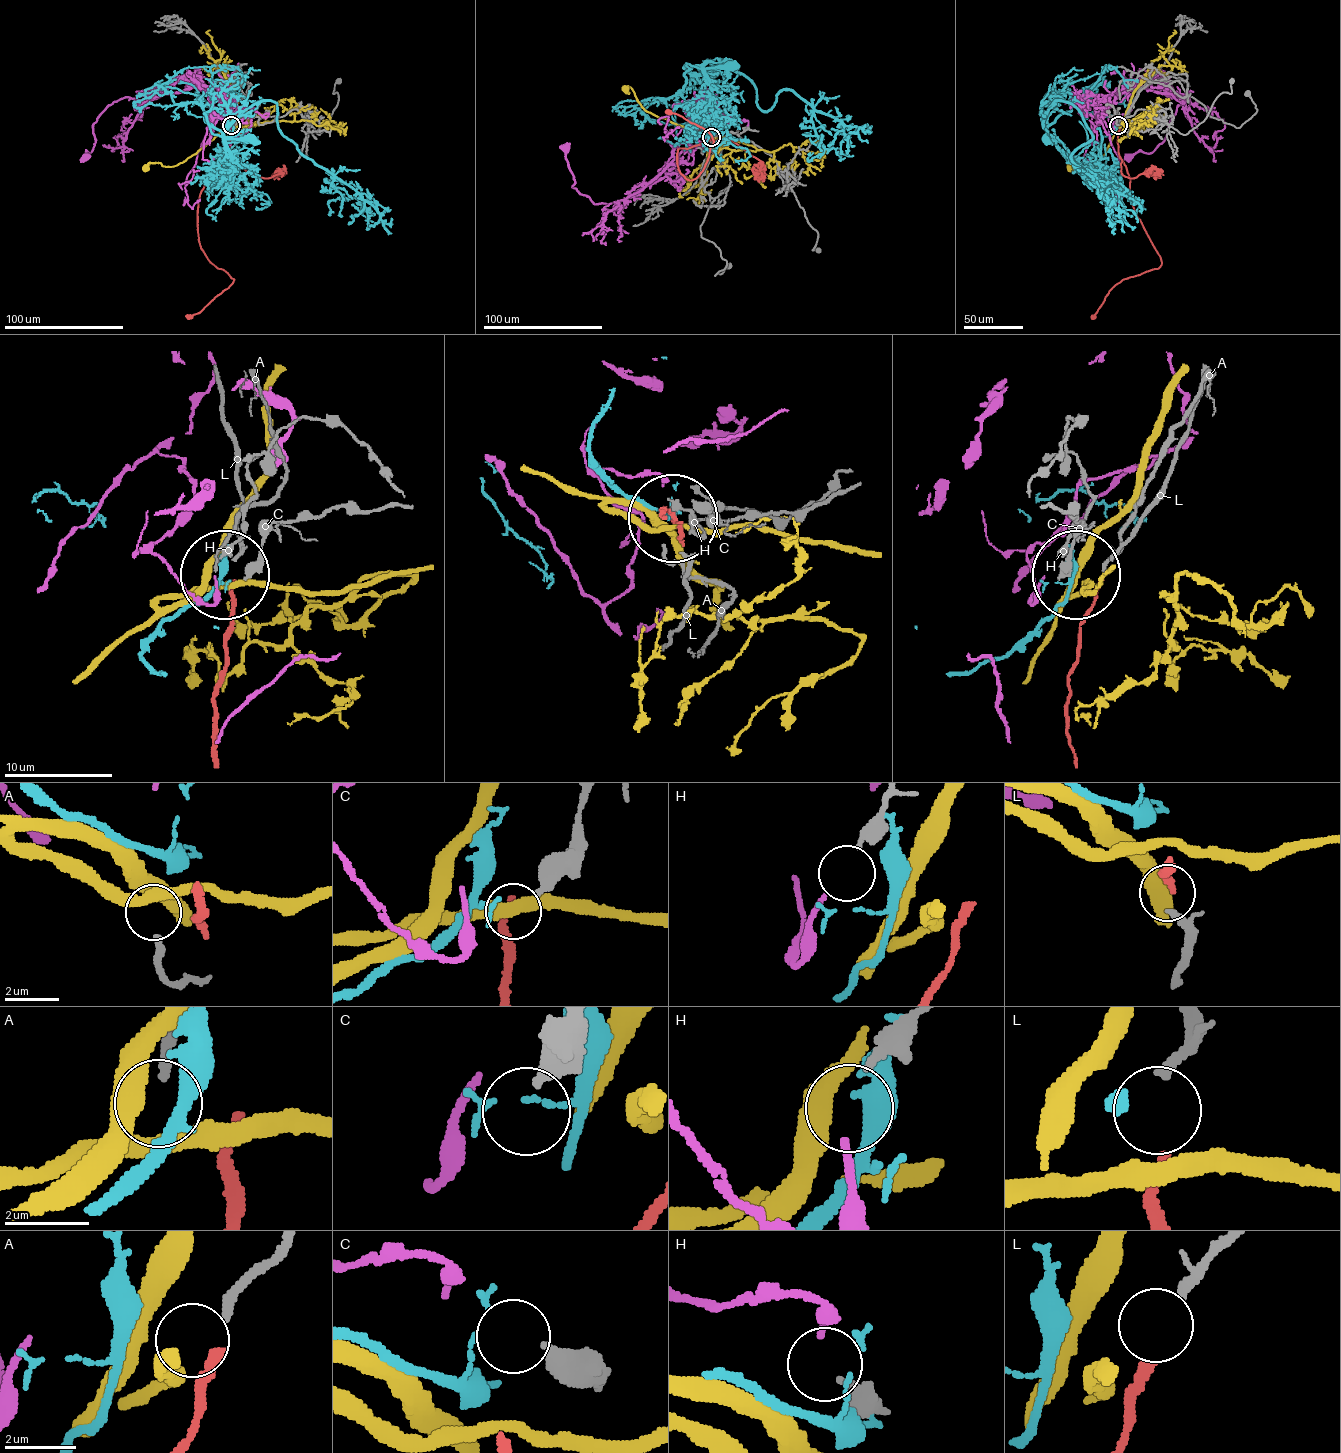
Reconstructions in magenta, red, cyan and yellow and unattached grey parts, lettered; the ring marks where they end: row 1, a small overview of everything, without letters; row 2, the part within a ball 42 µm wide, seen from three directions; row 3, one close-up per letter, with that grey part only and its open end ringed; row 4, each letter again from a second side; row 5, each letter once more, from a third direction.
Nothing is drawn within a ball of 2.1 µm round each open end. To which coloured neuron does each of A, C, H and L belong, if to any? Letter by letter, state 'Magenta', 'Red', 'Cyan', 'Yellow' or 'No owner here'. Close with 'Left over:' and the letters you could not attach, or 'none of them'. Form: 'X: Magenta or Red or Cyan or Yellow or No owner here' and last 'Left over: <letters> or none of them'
A: No owner here
C: No owner here
H: Magenta
L: Red
Left over: A, C

